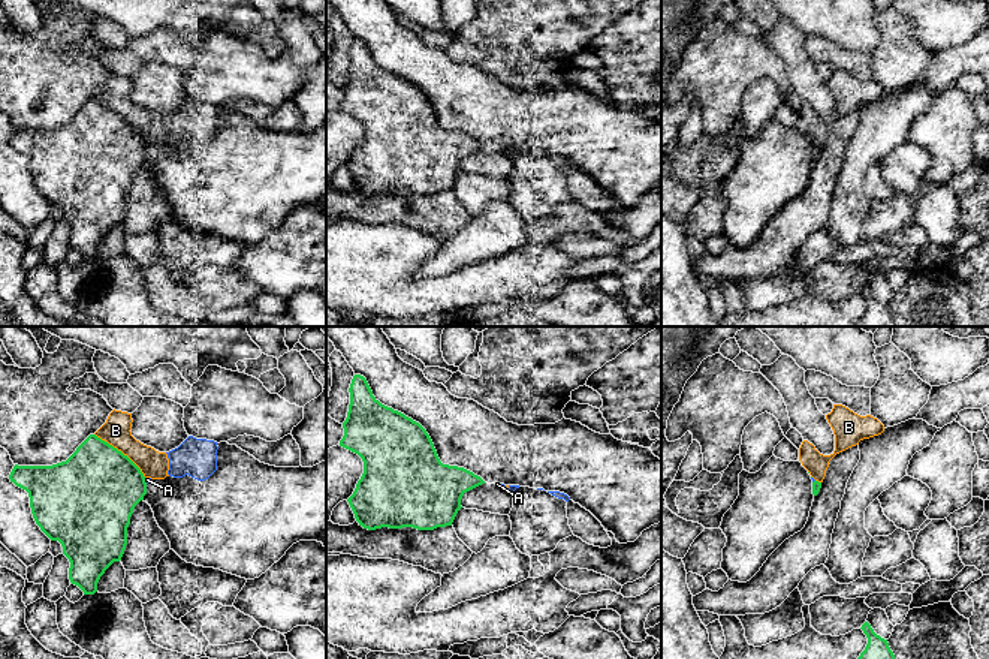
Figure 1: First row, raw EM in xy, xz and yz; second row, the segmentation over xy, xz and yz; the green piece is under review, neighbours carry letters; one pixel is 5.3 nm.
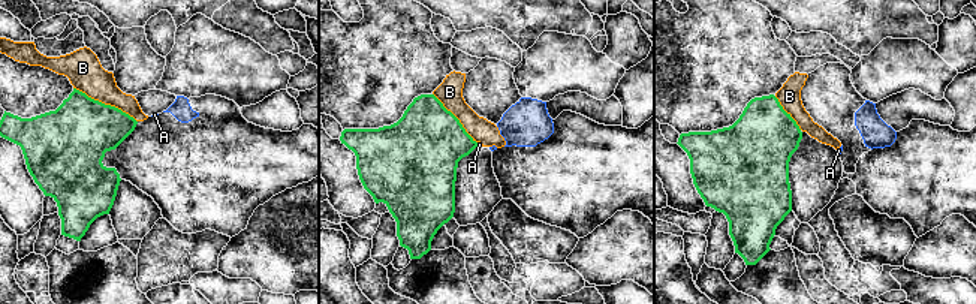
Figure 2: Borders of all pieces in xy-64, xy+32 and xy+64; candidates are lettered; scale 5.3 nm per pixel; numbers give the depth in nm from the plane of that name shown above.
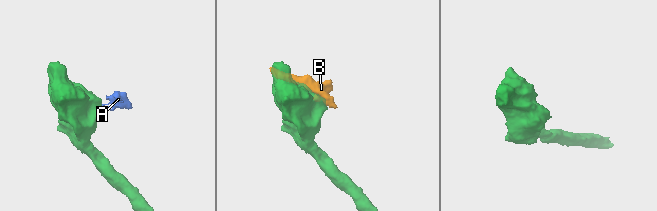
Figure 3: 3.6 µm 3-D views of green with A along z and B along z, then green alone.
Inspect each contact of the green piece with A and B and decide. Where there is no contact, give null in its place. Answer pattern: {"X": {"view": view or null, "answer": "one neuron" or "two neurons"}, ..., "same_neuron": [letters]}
{"A": {"view": "xy", "answer": "two neurons"}, "B": {"view": "xy", "answer": "two neurons"}, "same_neuron": []}

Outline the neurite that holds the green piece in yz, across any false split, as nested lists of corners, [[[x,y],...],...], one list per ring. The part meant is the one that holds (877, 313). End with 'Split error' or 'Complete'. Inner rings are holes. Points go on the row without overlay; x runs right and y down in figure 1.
[[[868,286],[860,294],[866,300],[868,309],[856,327],[895,327],[887,304],[877,300]]]. Complete

